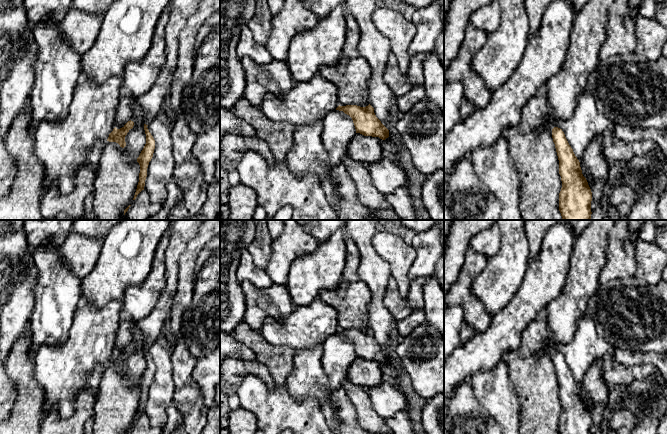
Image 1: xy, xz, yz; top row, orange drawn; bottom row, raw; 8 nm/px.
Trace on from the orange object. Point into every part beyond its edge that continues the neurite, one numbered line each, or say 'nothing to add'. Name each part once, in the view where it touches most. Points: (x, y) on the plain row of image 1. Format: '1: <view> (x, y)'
1: xy (182, 231)

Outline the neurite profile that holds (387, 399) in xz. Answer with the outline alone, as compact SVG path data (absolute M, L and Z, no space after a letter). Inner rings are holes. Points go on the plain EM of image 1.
M388 380L368 388L367 391L373 409L382 417L394 416L407 408L409 401L406 393Z

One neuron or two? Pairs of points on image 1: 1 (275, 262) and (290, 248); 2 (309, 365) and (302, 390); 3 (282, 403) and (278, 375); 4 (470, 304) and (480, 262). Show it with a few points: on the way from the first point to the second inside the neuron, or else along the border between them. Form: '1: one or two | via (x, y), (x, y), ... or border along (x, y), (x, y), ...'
1: one | via (279, 258), (286, 251)
2: one | via (309, 371), (308, 384)
3: two | border along (285, 382), (276, 385)
4: one | via (465, 294), (465, 279), (470, 272)

